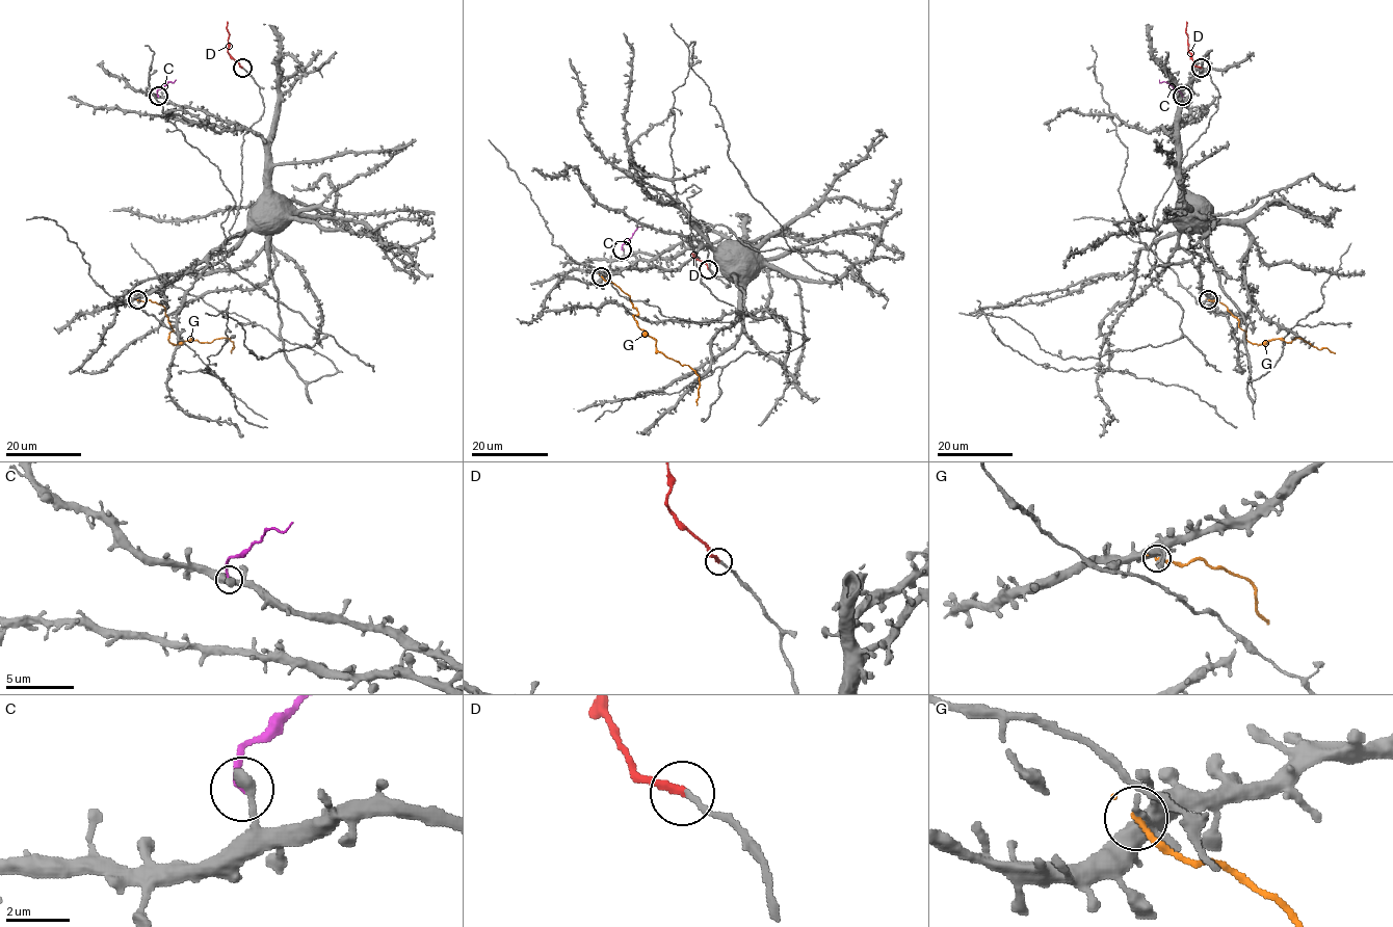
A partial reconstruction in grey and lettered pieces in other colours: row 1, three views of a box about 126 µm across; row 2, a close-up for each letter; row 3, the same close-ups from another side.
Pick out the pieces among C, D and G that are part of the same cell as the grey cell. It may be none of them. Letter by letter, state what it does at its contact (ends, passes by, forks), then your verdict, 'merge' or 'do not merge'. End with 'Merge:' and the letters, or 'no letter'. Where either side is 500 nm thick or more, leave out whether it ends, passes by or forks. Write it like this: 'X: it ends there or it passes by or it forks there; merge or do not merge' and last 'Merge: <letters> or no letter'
C: it ends there; do not merge
D: it ends there; merge
G: it ends there; do not merge
Merge: D

